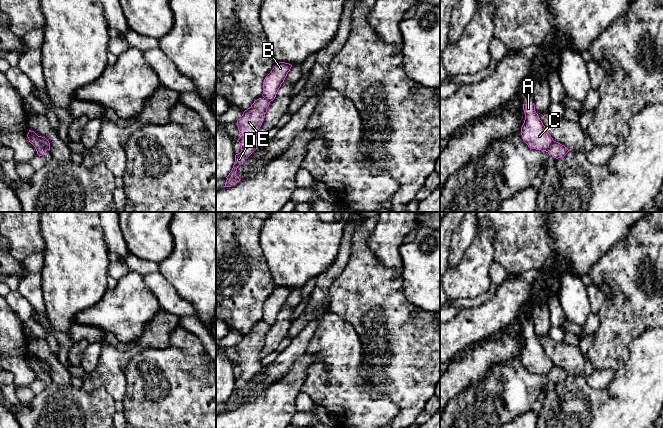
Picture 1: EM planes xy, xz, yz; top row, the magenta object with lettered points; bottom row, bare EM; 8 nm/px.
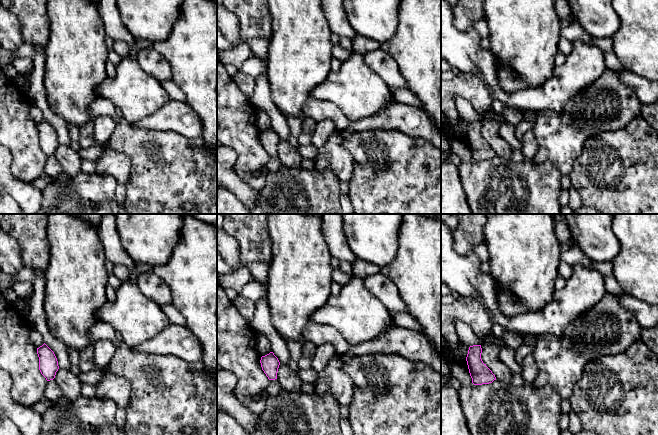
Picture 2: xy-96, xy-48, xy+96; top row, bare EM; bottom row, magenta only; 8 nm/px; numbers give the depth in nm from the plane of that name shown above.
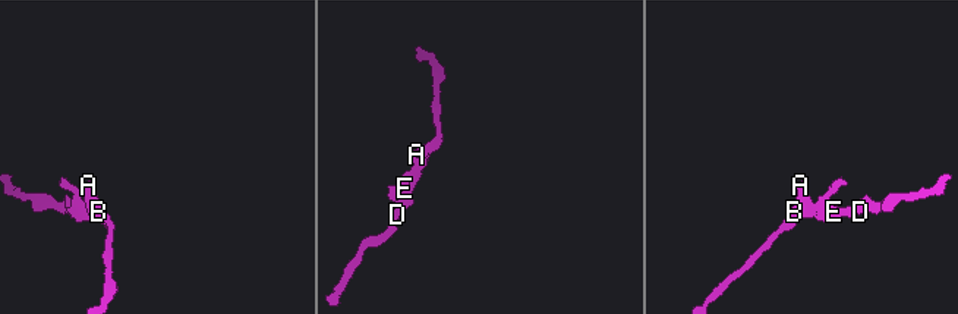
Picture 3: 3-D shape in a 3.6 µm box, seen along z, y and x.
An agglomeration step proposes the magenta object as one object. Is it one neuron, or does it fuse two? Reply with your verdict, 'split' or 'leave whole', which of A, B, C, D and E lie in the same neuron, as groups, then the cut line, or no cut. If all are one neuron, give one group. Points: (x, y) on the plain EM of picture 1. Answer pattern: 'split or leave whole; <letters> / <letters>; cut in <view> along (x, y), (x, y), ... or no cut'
split; A B C / D E; cut in xy along (38, 360), (46, 374)

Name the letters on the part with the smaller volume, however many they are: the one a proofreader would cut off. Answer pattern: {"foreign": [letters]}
{"foreign": ["D", "E"]}

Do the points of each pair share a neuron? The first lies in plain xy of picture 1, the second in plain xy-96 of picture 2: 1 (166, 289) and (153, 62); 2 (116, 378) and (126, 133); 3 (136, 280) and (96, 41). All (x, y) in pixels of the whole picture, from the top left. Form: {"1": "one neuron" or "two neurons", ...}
{"1": "one neuron", "2": "two neurons", "3": "two neurons"}

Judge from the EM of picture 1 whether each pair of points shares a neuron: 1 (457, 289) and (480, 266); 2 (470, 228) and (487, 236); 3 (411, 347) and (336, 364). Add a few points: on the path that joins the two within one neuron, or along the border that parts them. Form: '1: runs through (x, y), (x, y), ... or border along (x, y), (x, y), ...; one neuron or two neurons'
1: runs through (463, 283), (474, 272); one neuron
2: border along (477, 228), (473, 240), (465, 252); two neurons
3: border along (357, 335), (362, 349), (362, 381); two neurons

